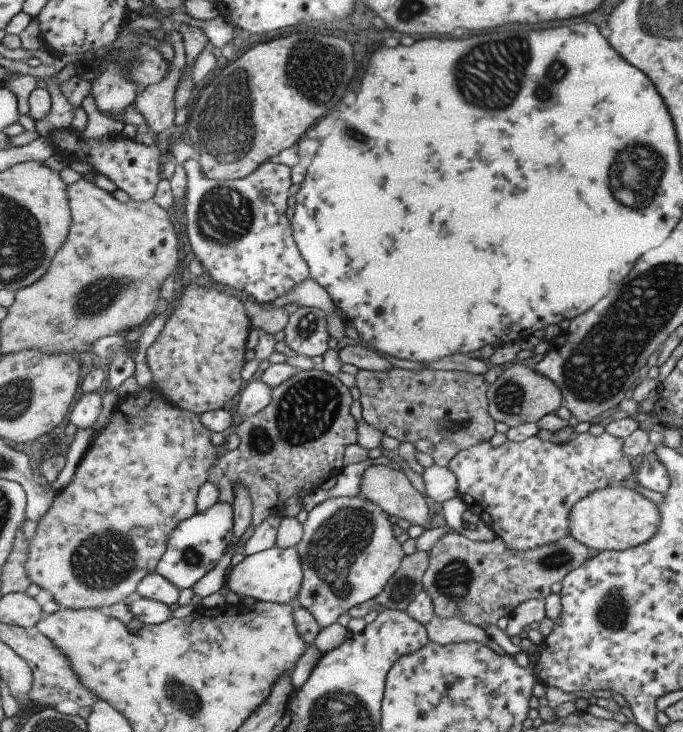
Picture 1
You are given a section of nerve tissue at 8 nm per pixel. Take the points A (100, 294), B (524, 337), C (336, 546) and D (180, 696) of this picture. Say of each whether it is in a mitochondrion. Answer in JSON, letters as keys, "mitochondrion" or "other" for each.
{"A":"mitochondrion","B":"other","C":"mitochondrion","D":"mitochondrion"}

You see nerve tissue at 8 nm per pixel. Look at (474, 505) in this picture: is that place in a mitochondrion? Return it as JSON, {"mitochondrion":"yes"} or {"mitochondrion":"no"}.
{"mitochondrion":"no"}

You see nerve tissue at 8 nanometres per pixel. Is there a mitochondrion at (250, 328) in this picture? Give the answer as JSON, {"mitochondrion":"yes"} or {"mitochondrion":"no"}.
{"mitochondrion":"no"}

